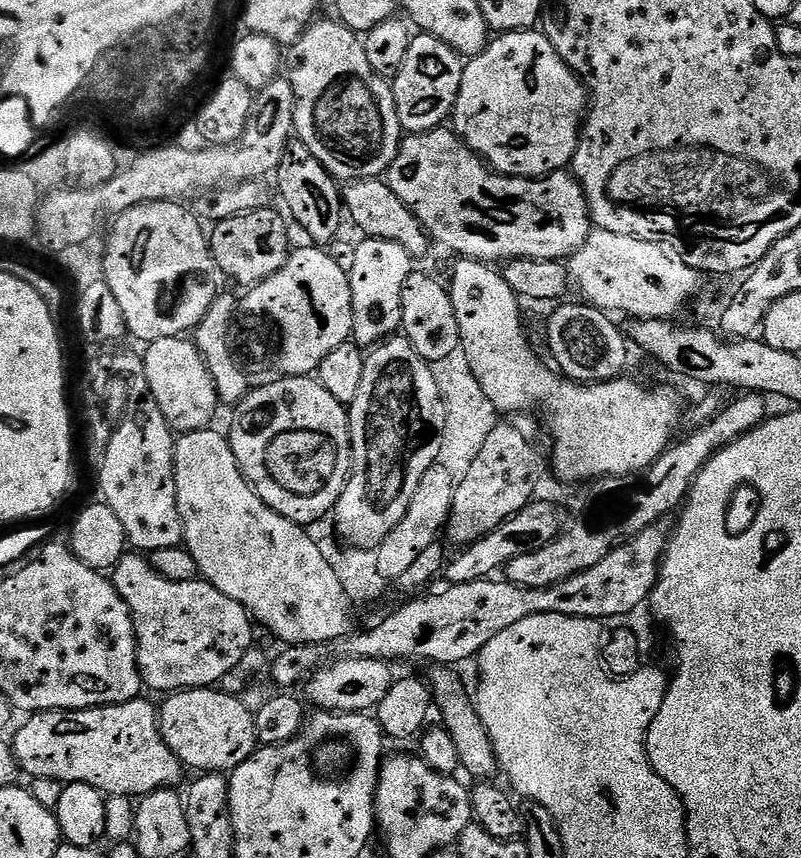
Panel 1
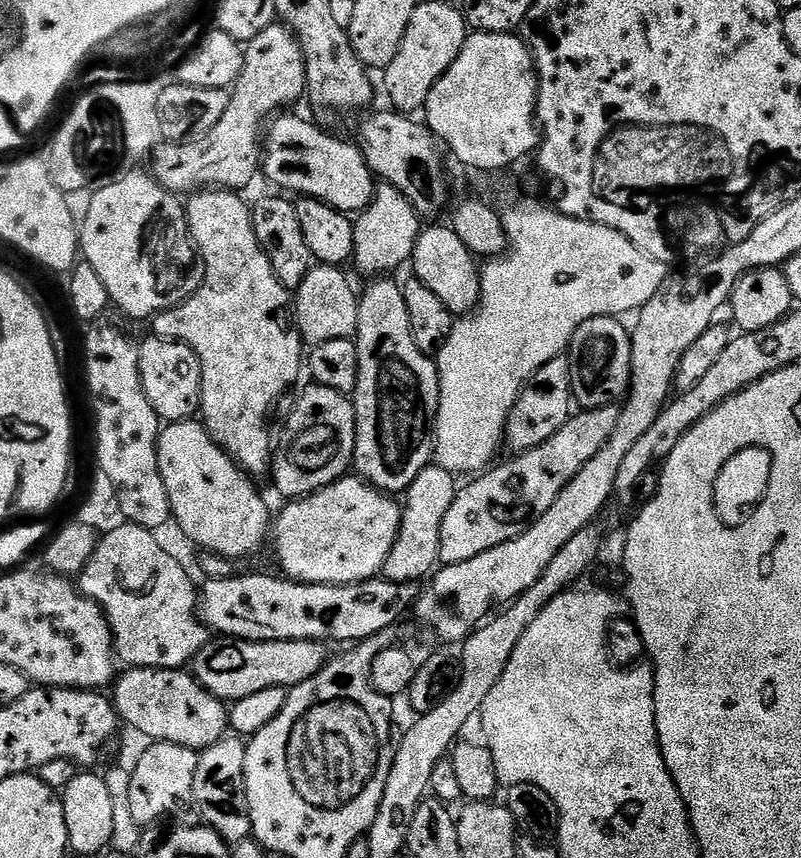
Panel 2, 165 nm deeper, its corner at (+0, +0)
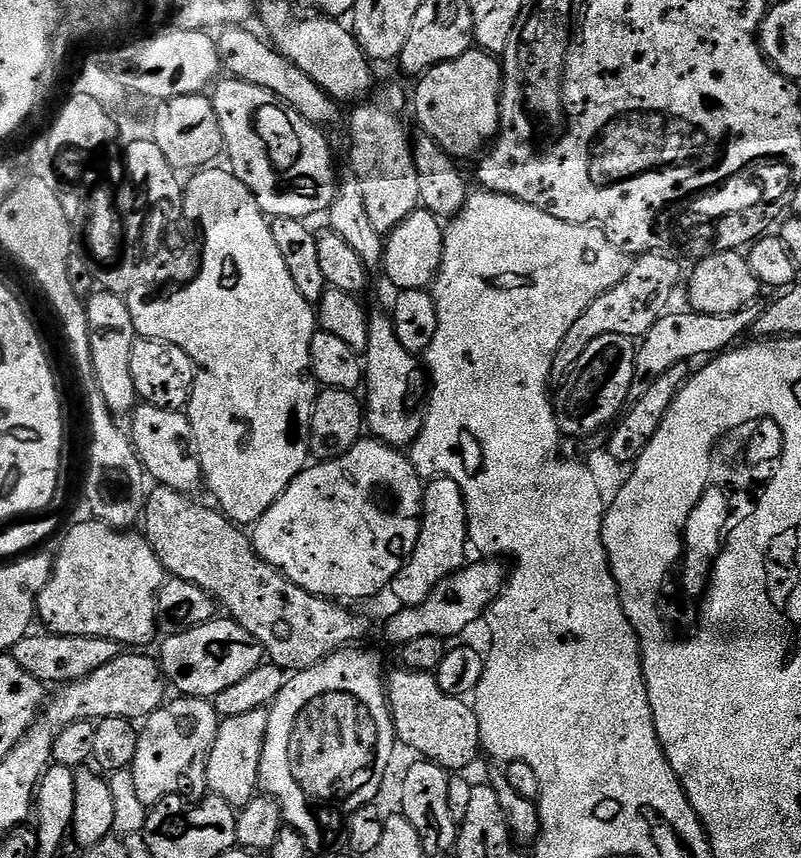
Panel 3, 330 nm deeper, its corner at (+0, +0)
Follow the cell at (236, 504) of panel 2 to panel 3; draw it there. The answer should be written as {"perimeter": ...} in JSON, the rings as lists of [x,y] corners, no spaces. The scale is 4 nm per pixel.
{"perimeter":[[[141,403],[135,409],[136,421],[130,427],[130,439],[140,461],[144,463],[145,473],[156,479],[157,485],[172,488],[176,492],[196,494],[202,488],[200,462],[190,451],[186,441],[192,435],[192,428],[188,424],[184,412],[166,412],[158,410],[156,406]]]}

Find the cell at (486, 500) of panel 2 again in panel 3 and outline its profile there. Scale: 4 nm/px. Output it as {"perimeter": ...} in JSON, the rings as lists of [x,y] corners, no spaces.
{"perimeter":[[[748,305],[740,312],[726,317],[702,315],[698,312],[685,310],[680,314],[665,313],[662,319],[648,331],[639,343],[636,360],[634,382],[631,383],[629,401],[636,401],[650,390],[658,378],[668,374],[670,369],[686,364],[692,358],[703,358],[717,355],[729,349],[738,336],[750,332],[760,320],[761,309],[757,305]]]}

